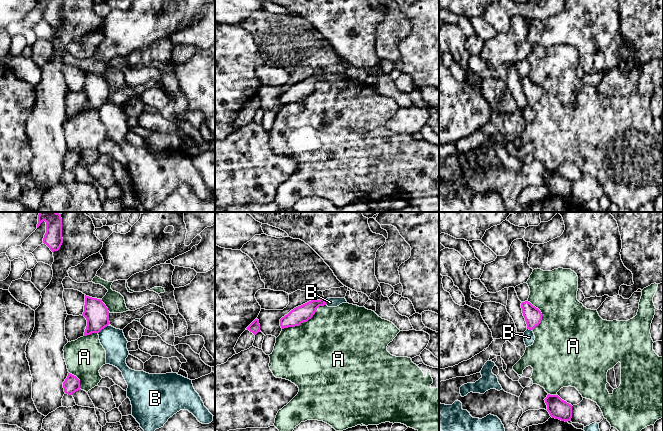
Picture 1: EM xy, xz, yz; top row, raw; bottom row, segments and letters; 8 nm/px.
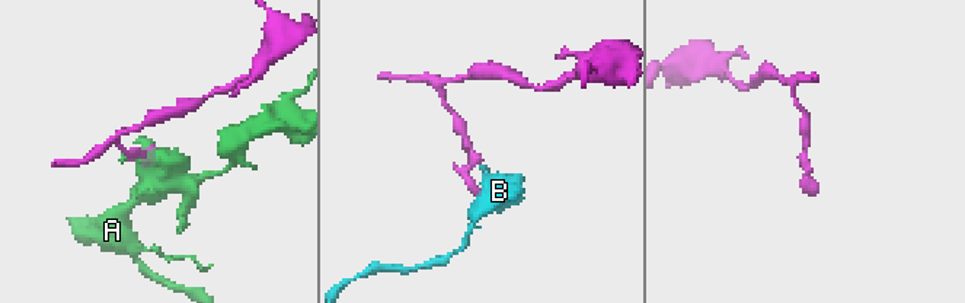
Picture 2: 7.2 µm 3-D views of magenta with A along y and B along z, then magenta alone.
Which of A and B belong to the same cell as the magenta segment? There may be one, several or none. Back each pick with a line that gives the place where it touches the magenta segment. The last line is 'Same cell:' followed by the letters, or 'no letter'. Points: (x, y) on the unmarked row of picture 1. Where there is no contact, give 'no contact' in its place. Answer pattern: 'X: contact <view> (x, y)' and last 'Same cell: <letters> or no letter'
Same cell: no letter

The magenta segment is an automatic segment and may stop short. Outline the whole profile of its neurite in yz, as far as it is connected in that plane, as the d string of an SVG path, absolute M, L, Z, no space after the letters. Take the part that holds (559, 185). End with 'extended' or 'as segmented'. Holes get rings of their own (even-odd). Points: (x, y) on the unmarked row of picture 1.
M550 171L544 175L550 192L561 197L571 197L572 181L562 176L558 171Z; as segmented

